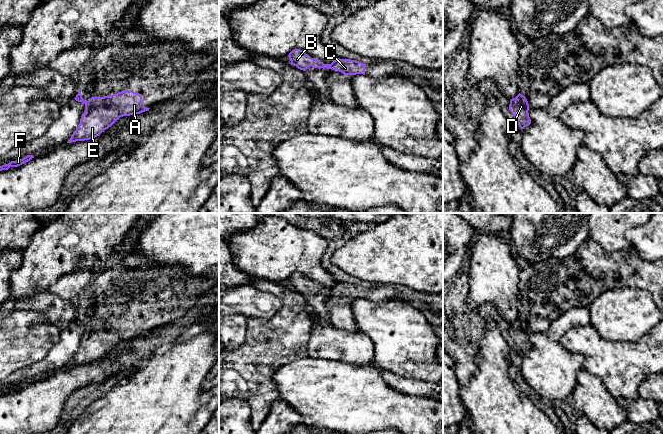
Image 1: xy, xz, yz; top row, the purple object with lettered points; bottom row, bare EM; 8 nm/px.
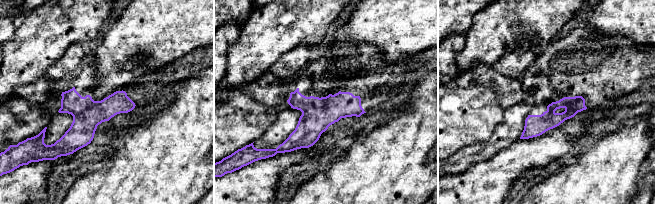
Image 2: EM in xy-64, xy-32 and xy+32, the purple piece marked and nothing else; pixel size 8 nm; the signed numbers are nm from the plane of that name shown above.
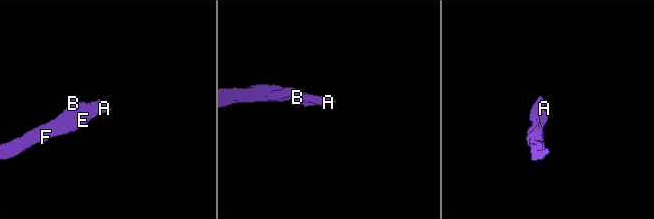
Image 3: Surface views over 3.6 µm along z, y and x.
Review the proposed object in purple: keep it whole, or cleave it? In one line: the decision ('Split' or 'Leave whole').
Leave whole

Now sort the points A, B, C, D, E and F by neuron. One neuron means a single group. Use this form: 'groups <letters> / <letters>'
groups A B C D E F

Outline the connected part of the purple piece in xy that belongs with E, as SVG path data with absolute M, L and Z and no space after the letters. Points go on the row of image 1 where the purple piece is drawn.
M78 88L74 99L85 104L85 111L67 143L93 139L111 127L120 117L140 114L150 109L144 106L141 94L128 89L109 96L91 97L87 101L82 98Z

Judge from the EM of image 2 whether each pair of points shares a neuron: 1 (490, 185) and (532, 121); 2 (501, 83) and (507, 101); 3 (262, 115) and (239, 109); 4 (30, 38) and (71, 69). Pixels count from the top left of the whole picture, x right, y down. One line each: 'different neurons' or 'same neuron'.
1: different neurons
2: same neuron
3: same neuron
4: different neurons

